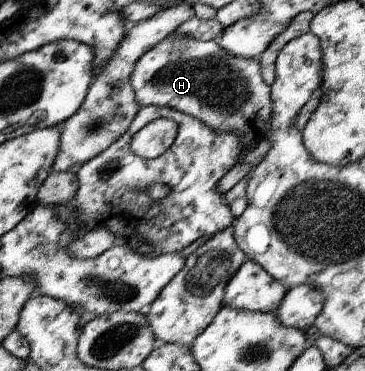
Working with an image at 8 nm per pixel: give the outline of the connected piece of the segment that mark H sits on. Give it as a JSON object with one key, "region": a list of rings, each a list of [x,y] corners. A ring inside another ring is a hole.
{"region":[[[173,32],[163,39],[157,47],[149,49],[137,63],[132,83],[140,107],[167,106],[174,110],[196,117],[209,124],[216,132],[233,131],[239,137],[239,145],[250,152],[272,126],[274,101],[272,86],[263,79],[263,67],[256,57],[237,57],[229,55],[217,40],[201,41],[189,39],[185,35]]]}

